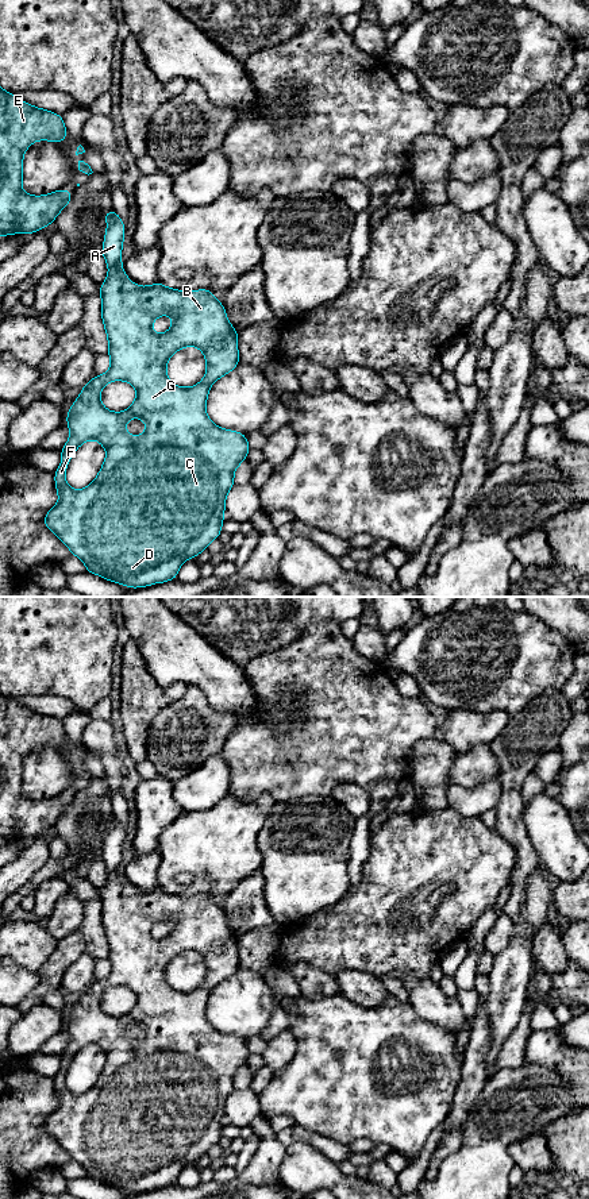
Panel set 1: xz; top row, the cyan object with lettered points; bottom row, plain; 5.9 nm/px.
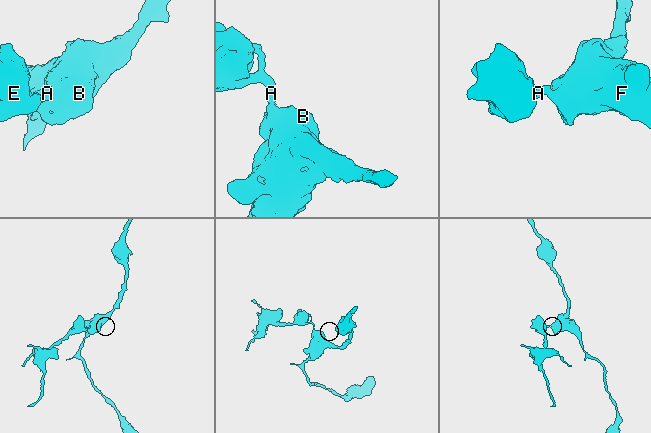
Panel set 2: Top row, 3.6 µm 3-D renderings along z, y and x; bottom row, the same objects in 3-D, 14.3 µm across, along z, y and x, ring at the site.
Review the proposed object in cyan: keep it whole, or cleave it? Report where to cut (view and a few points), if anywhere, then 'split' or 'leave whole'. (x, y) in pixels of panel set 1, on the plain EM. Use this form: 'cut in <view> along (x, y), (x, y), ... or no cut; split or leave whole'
cut in xz along (110, 872), (120, 874); split

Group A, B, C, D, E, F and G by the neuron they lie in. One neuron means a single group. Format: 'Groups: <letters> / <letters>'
Groups: A E / B C D F G

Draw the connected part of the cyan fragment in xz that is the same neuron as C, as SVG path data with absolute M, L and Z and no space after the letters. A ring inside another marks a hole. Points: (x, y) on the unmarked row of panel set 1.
M109 874L100 890L100 901L111 974L95 980L66 1017L70 1042L61 1055L61 1069L54 1077L59 1106L47 1117L43 1129L69 1152L72 1160L84 1167L86 1177L131 1194L147 1192L176 1184L181 1169L196 1163L222 1138L224 1106L235 1090L234 1077L246 1065L250 1050L246 1040L215 1030L205 1014L211 990L239 969L238 936L230 929L223 909L208 894L182 897L161 887L136 891L123 874ZM163 920L170 920L173 929L168 937L154 938L151 929ZM188 951L203 956L207 976L197 990L180 992L166 980L166 968L174 957ZM111 986L127 986L135 992L136 1002L128 1014L115 1018L101 1009L101 994ZM134 1022L146 1028L142 1041L132 1041L124 1034L124 1029ZM88 1045L99 1045L107 1061L96 1084L85 1094L74 1095L66 1088L66 1072L74 1056Z

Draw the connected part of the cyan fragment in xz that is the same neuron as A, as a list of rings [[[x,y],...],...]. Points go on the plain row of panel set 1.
[[[108,816],[103,821],[108,832],[104,838],[105,847],[101,851],[101,859],[109,874],[122,874],[122,852],[124,845],[126,829],[115,816]]]

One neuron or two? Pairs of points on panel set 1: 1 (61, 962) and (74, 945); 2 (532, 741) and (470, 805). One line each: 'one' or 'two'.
1: one
2: two

